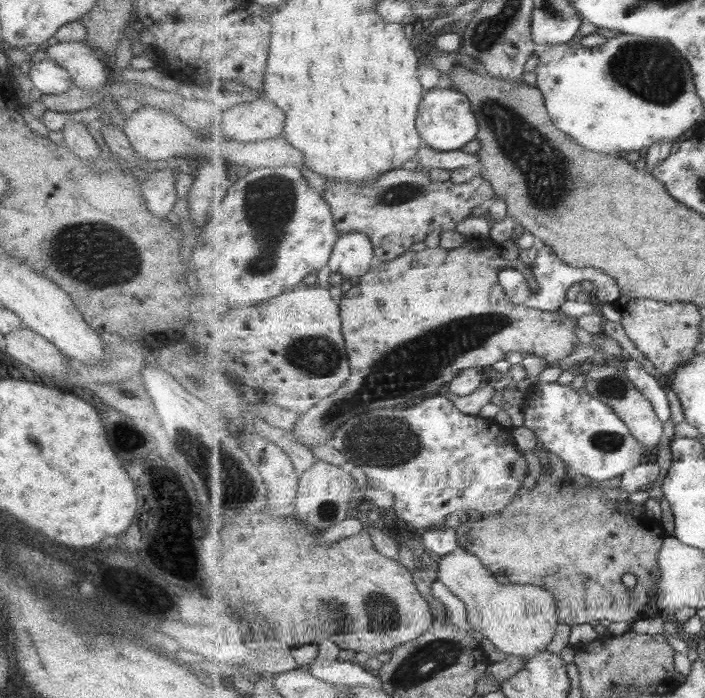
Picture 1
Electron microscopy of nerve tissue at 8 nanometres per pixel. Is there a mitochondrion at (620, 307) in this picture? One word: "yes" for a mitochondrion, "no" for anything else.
no

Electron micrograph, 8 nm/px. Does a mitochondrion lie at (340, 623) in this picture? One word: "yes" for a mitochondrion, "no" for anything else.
yes

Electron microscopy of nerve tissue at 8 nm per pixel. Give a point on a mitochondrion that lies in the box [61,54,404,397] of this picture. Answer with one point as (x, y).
(269, 202)

